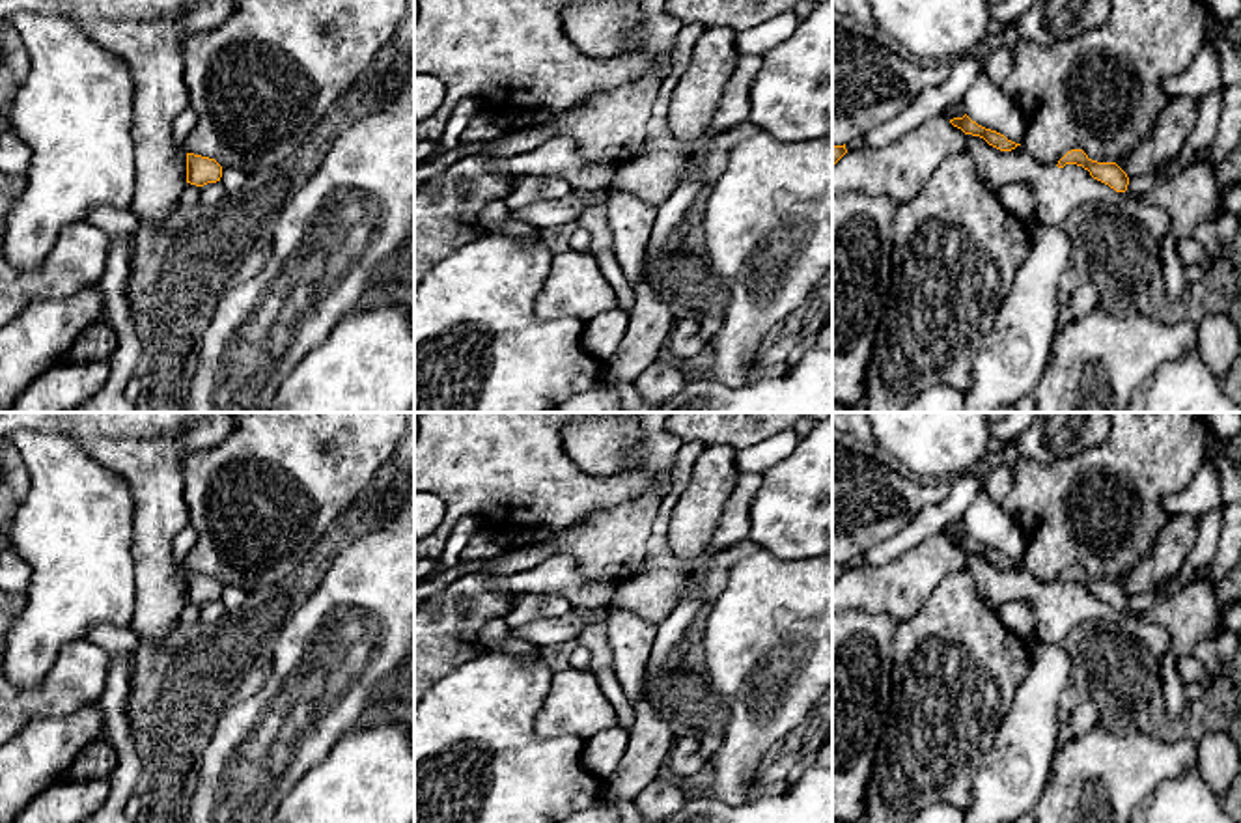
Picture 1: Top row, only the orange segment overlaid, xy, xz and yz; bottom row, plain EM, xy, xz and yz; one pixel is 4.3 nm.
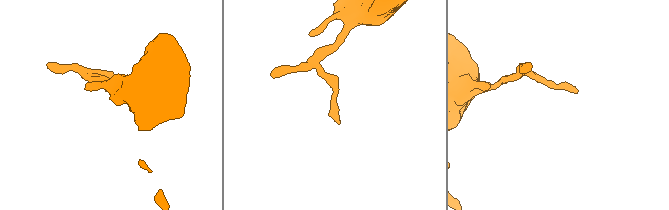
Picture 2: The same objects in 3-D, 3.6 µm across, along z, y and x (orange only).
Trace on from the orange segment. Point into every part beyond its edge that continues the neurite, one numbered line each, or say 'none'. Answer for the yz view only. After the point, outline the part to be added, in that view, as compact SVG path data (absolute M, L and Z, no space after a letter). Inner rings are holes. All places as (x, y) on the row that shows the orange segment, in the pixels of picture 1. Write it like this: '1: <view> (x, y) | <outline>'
none

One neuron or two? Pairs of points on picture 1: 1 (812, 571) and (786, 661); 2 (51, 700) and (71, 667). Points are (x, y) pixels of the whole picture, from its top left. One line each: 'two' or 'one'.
1: one
2: one

